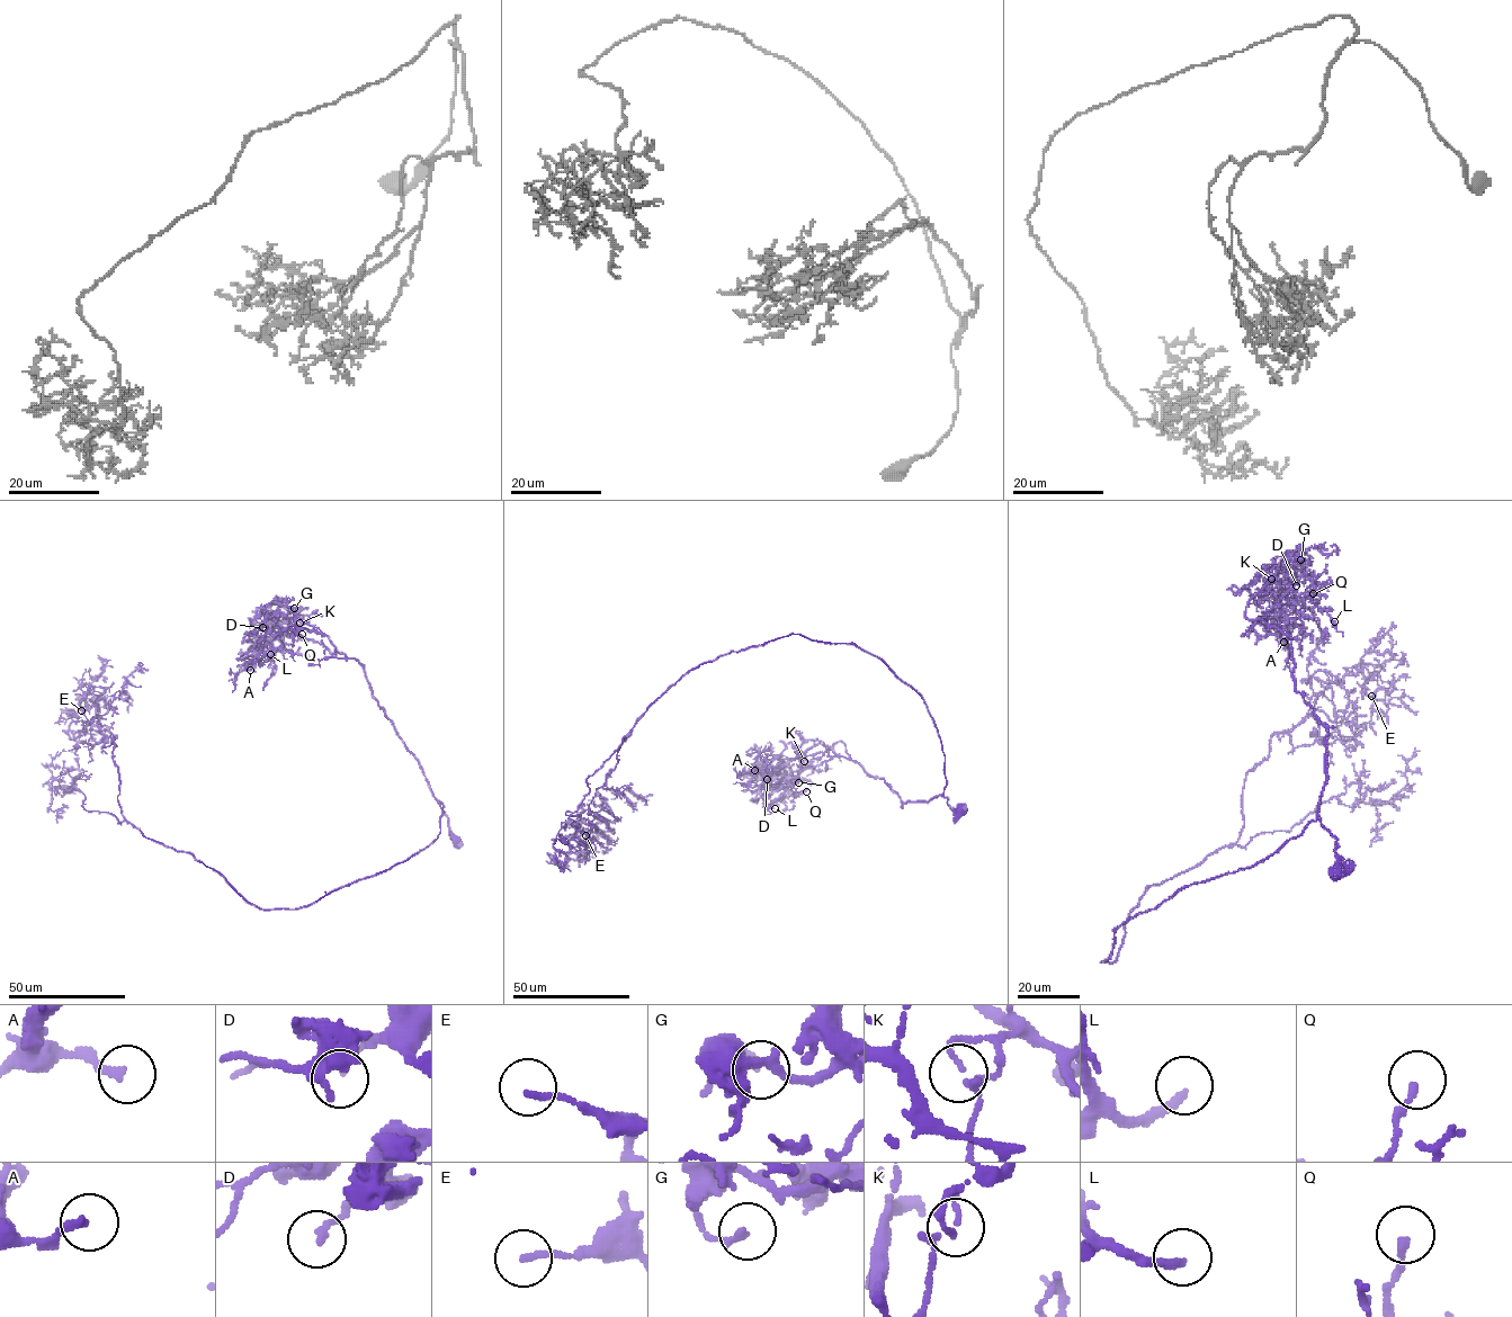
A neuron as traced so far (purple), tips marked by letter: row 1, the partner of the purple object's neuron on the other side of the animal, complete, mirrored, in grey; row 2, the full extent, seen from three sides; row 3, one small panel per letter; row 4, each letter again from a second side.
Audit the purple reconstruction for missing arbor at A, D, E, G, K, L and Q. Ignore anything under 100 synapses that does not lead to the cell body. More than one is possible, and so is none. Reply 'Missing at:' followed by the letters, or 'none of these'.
Missing at: none of these

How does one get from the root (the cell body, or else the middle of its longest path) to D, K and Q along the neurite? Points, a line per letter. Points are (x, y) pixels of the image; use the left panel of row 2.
D: (456, 844), (444, 805), (373, 696), (364, 668), (354, 659), (315, 660), (284, 652), (276, 633), (262, 627)
K: (456, 844), (444, 805), (373, 696), (364, 668), (339, 653), (318, 628), (300, 623)
Q: (456, 844), (444, 805), (373, 696), (364, 668), (354, 659), (334, 657), (283, 623), (295, 641), (302, 634)

